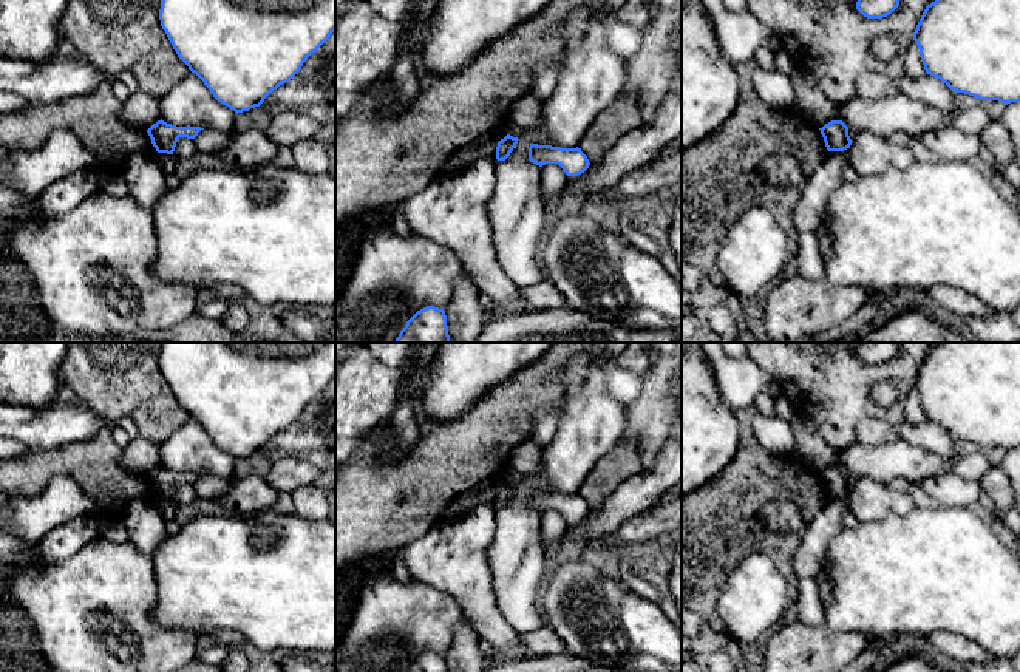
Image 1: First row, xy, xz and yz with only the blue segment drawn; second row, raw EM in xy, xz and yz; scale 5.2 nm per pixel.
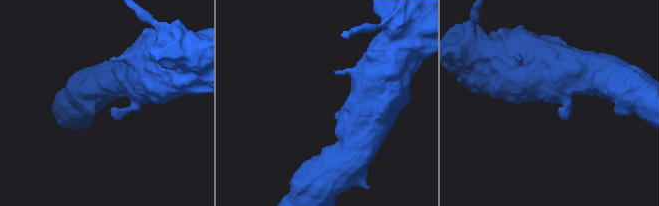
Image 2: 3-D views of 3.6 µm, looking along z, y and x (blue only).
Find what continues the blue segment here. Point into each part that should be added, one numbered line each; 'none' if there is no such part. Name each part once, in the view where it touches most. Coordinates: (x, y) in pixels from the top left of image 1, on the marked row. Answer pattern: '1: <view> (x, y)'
none

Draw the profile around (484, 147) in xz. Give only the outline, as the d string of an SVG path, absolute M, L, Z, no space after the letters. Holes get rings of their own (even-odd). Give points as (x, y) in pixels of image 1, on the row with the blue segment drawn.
M508 124L464 145L440 167L437 178L453 178L457 165L471 165L479 159L496 159L498 142L507 134Z

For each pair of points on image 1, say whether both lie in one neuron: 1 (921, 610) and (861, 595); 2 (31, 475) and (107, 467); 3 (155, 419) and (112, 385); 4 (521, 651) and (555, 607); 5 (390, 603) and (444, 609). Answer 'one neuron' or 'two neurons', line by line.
1: one neuron
2: one neuron
3: one neuron
4: two neurons
5: one neuron

